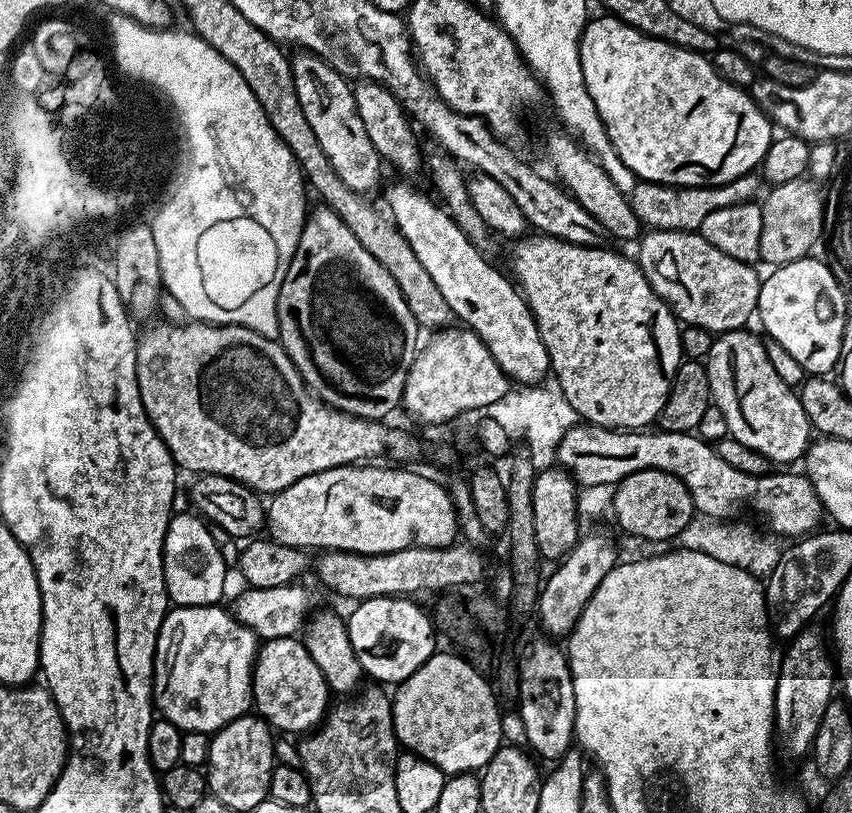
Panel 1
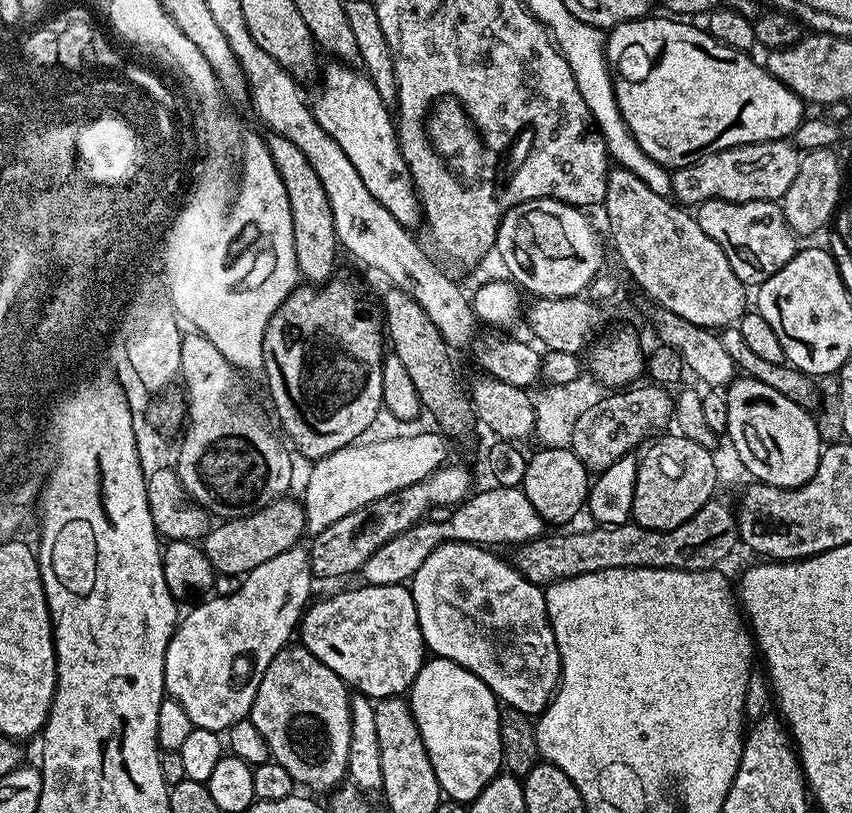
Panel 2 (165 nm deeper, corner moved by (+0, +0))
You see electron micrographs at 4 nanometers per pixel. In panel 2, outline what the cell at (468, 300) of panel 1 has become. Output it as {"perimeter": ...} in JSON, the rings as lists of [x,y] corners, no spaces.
{"perimeter":[[[343,62],[328,63],[332,64],[326,65],[325,68],[323,65],[322,68],[324,81],[320,84],[320,93],[314,98],[311,97],[310,100],[310,107],[318,126],[322,126],[322,130],[326,130],[326,134],[330,134],[330,138],[334,138],[334,142],[338,142],[338,146],[342,146],[342,150],[346,153],[346,158],[350,158],[354,170],[358,170],[366,190],[370,190],[370,194],[374,194],[374,198],[378,198],[378,202],[382,202],[382,206],[386,206],[386,210],[390,210],[390,214],[394,214],[394,218],[398,218],[402,227],[409,230],[415,229],[415,224],[421,223],[422,220],[420,197],[416,194],[412,175],[402,158],[400,142],[396,139],[394,116],[389,105],[382,102],[378,90],[374,90],[374,82],[370,82],[370,78],[365,76],[363,71]]]}

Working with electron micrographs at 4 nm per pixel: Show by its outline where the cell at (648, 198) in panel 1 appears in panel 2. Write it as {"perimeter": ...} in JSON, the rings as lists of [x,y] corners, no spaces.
{"perimeter":[[[791,139],[734,146],[730,150],[710,154],[696,164],[675,169],[671,173],[675,203],[680,206],[699,206],[708,200],[783,201],[786,190],[790,190],[794,178],[798,178],[801,155],[800,149]]]}

